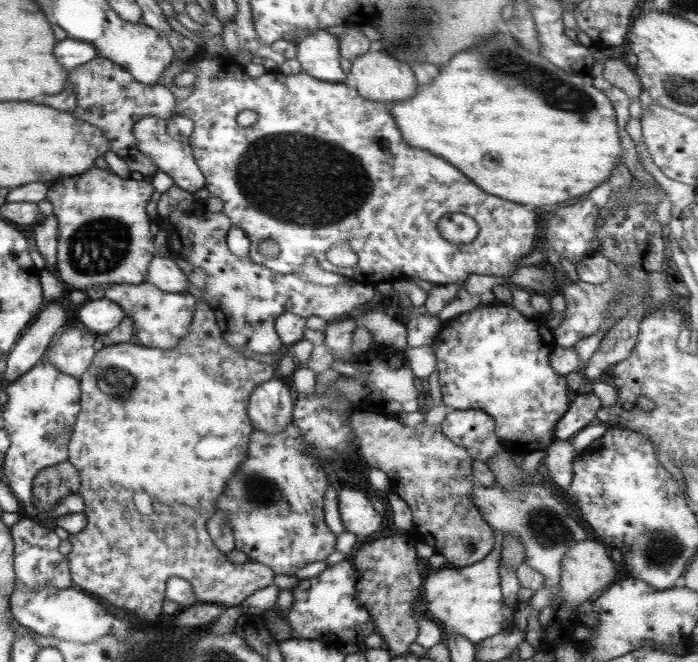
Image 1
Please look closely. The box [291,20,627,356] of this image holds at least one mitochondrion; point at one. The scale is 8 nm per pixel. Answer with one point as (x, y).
(502, 59)

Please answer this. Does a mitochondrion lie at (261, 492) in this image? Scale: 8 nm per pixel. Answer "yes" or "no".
yes

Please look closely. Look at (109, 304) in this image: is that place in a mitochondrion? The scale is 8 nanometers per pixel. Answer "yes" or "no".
no

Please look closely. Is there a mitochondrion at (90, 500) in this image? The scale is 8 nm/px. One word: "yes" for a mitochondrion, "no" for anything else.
no

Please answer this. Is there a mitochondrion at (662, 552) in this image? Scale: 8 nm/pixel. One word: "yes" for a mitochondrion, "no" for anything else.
yes

